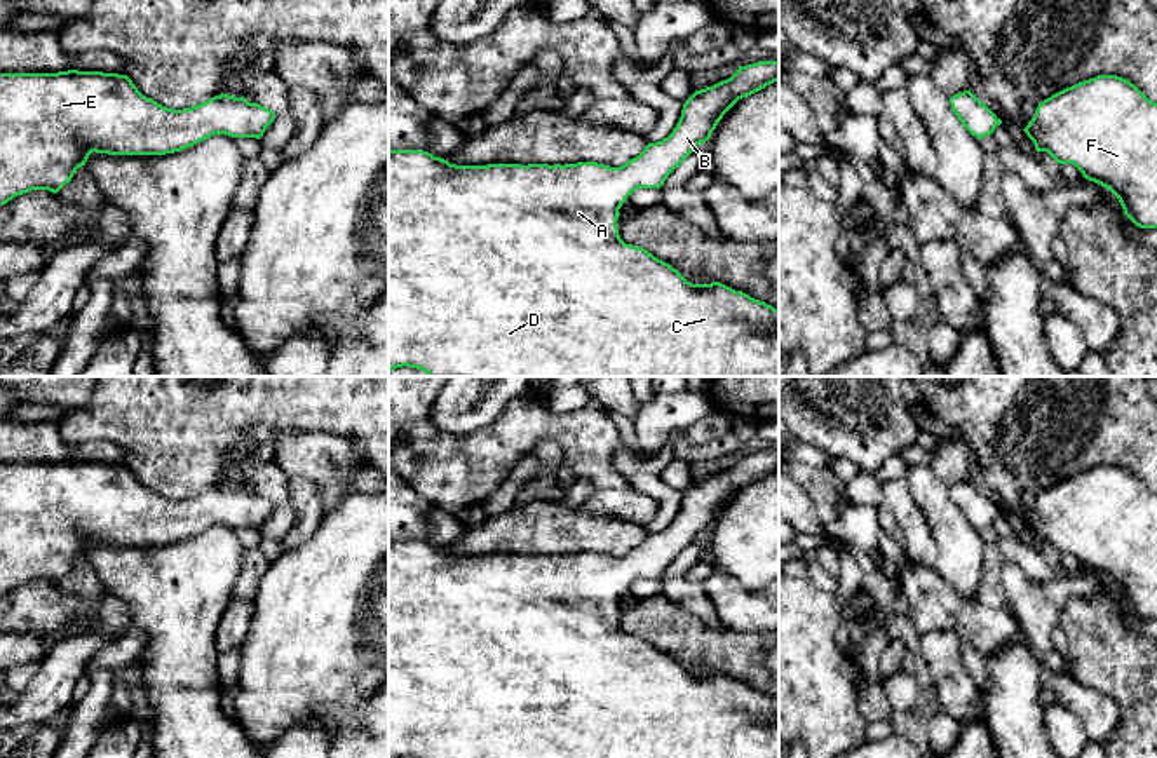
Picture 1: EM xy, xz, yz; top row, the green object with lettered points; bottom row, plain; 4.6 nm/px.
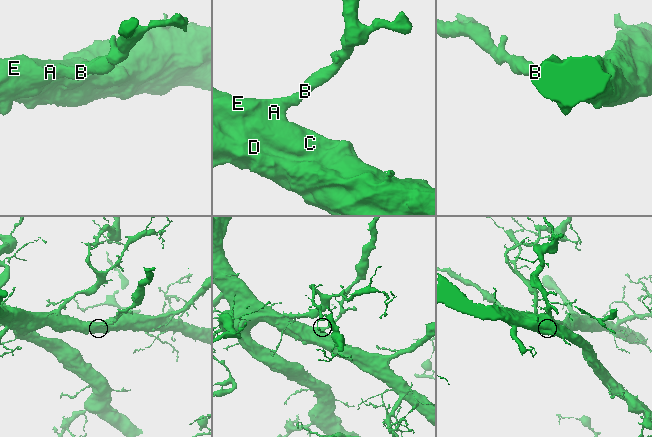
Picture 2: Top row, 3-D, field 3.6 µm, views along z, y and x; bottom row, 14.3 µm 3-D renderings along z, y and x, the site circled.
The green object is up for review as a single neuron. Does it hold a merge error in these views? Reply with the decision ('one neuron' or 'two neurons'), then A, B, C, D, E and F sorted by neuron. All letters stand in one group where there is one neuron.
one neuron; A B C D E F

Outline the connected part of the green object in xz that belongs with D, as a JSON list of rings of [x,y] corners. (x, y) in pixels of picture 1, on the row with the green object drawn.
[[[758,61],[753,64],[739,66],[739,70],[727,80],[711,87],[695,91],[683,105],[681,117],[673,132],[657,143],[648,143],[645,150],[620,167],[610,167],[598,162],[577,164],[488,164],[488,166],[457,166],[441,157],[434,157],[423,150],[389,150],[389,373],[396,368],[416,368],[429,376],[779,376],[779,308],[754,300],[742,291],[735,291],[721,282],[692,284],[669,263],[655,258],[643,247],[626,244],[619,235],[617,220],[619,209],[627,197],[638,188],[660,188],[667,176],[695,150],[697,145],[706,143],[723,115],[742,98],[748,98],[767,85],[779,80],[777,61]]]

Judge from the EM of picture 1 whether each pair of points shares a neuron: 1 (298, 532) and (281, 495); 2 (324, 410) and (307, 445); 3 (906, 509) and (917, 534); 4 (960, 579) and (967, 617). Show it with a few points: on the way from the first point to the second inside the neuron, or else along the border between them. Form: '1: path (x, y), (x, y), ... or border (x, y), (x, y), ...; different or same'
1: border (288, 476), (288, 497), (291, 500); different
2: border (274, 436), (279, 433), (335, 433), (347, 439); different
3: path (908, 514), (915, 528); same
4: border (934, 568), (962, 596), (974, 602); different

